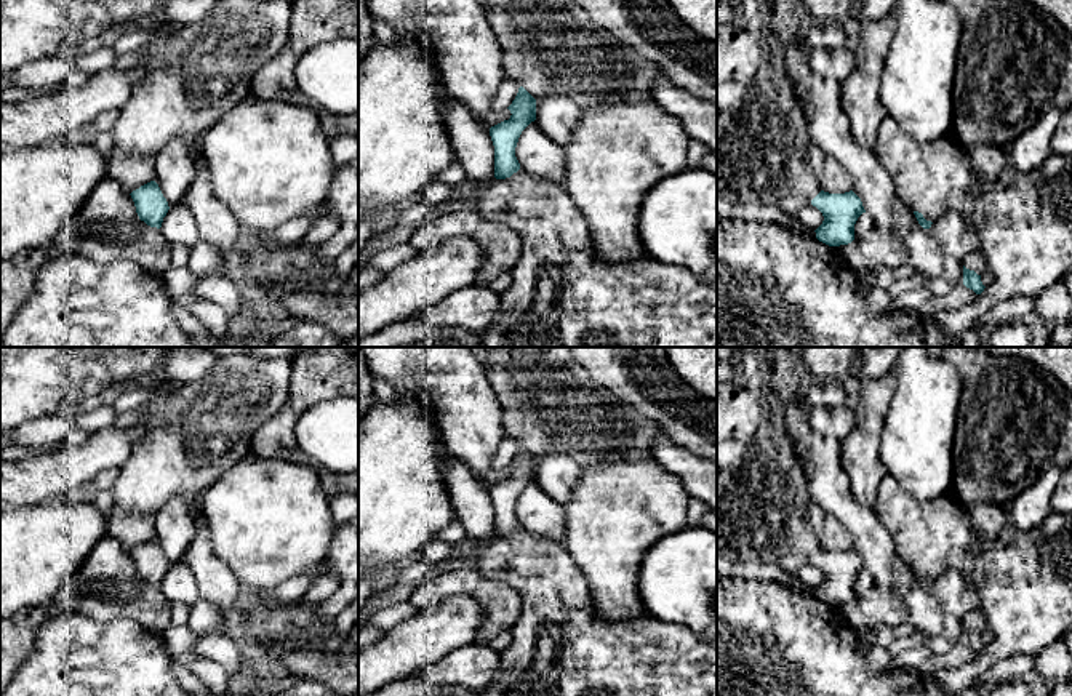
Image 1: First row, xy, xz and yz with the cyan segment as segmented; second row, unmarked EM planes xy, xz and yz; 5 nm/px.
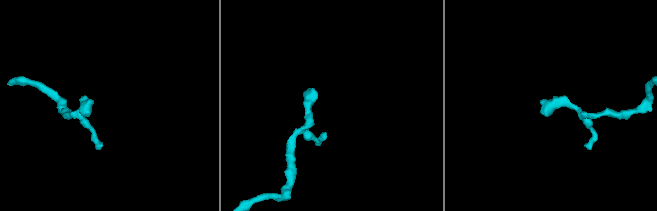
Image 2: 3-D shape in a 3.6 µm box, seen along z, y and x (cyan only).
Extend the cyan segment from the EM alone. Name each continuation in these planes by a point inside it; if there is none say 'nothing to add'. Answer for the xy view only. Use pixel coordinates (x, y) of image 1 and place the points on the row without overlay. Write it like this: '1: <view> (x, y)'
nothing to add

